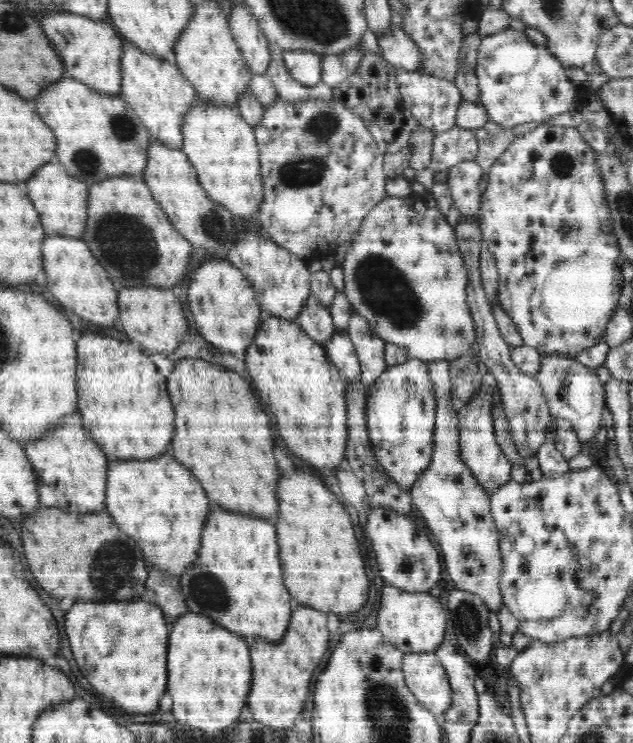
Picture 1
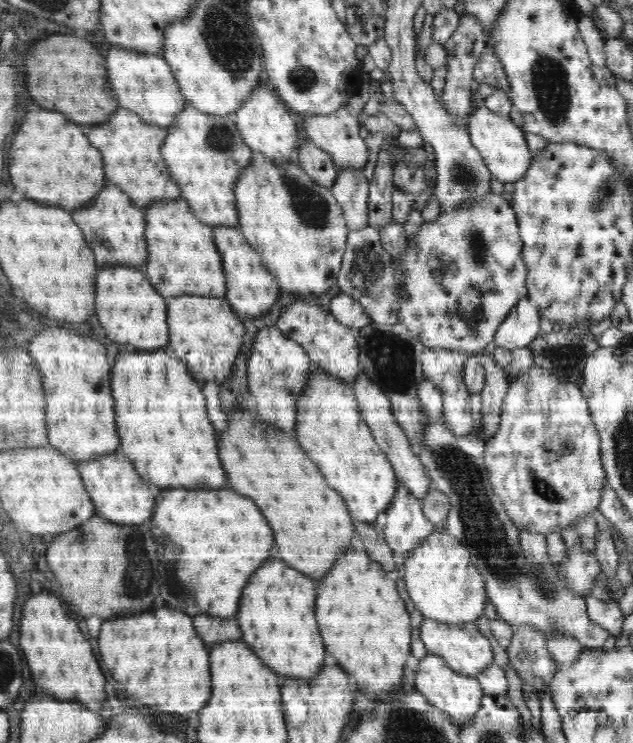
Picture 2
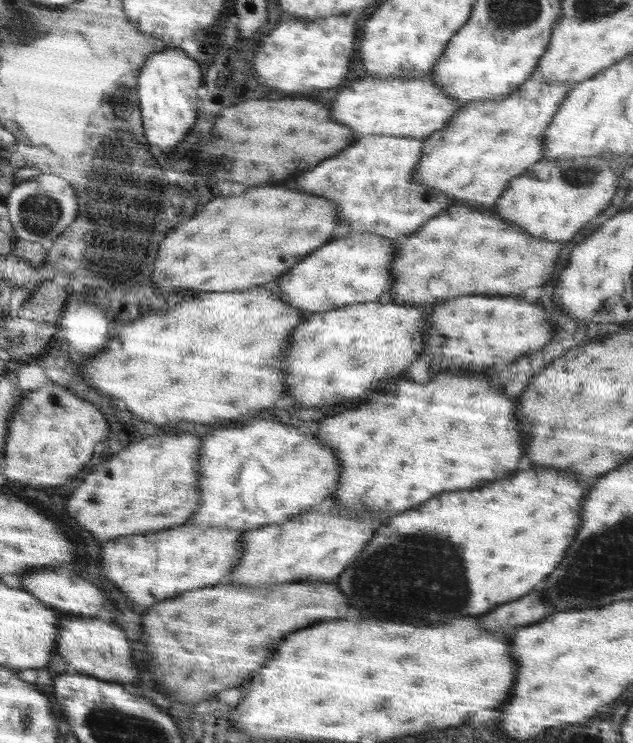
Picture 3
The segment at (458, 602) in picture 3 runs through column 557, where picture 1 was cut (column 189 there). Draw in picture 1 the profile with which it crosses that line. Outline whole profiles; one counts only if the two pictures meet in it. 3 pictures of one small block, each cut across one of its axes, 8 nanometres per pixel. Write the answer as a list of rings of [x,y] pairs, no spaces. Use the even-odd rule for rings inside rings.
[[[162,456],[156,460],[140,460],[140,462],[118,462],[108,466],[108,488],[106,488],[106,510],[114,518],[114,522],[130,534],[142,548],[146,560],[158,570],[168,574],[182,574],[192,562],[198,558],[200,550],[200,534],[206,524],[206,516],[210,510],[206,492],[200,482],[192,476],[188,468],[176,462],[172,456]]]

